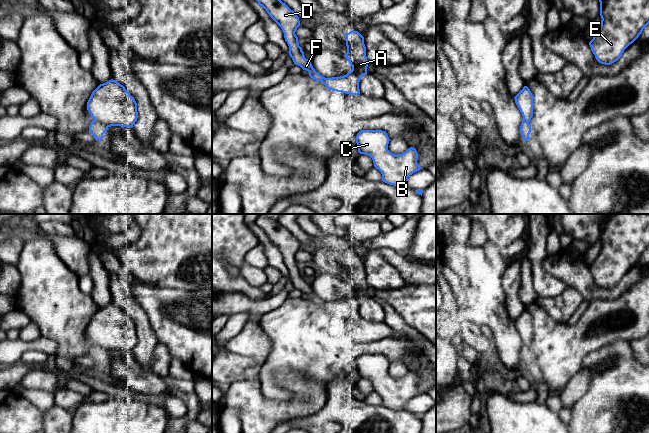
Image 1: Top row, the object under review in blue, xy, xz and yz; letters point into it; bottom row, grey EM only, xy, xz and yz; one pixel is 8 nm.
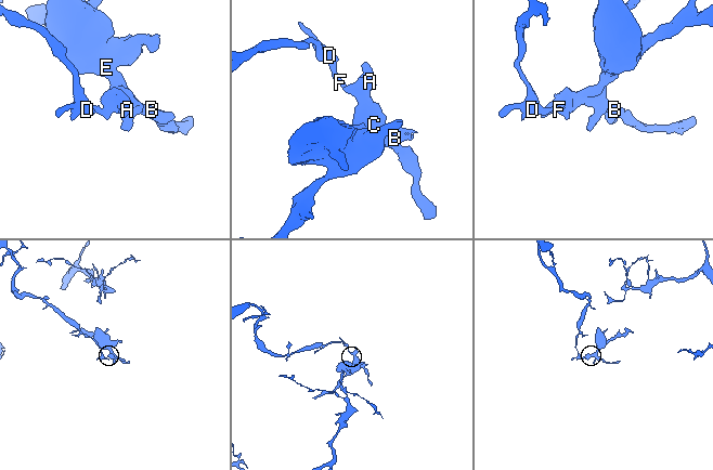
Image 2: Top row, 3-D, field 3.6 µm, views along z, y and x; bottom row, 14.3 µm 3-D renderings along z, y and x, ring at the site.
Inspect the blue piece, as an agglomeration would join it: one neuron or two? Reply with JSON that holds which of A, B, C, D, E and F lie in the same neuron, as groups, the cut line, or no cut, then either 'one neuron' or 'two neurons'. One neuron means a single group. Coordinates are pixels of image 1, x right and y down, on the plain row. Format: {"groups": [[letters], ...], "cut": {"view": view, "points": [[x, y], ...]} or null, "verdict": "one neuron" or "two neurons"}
{"groups": [["A", "B", "C", "E"], ["D", "F"]], "cut": {"view": "xy", "points": [[94, 342], [108, 350]]}, "verdict": "two neurons"}

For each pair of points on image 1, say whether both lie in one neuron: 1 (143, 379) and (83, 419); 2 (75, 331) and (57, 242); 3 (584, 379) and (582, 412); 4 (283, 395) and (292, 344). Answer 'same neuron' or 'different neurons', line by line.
1: different neurons
2: different neurons
3: different neurons
4: same neuron

